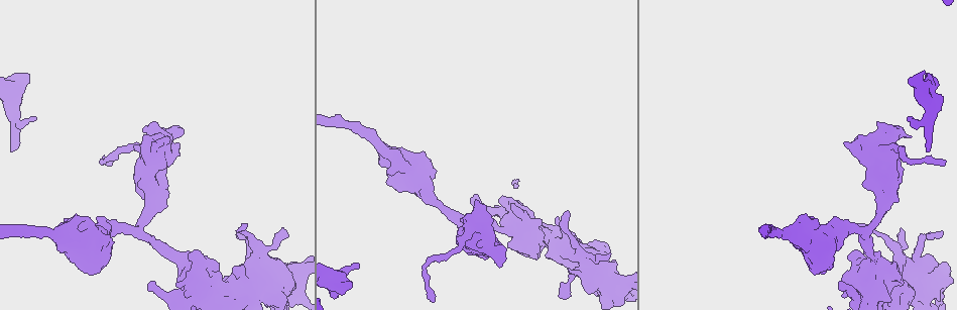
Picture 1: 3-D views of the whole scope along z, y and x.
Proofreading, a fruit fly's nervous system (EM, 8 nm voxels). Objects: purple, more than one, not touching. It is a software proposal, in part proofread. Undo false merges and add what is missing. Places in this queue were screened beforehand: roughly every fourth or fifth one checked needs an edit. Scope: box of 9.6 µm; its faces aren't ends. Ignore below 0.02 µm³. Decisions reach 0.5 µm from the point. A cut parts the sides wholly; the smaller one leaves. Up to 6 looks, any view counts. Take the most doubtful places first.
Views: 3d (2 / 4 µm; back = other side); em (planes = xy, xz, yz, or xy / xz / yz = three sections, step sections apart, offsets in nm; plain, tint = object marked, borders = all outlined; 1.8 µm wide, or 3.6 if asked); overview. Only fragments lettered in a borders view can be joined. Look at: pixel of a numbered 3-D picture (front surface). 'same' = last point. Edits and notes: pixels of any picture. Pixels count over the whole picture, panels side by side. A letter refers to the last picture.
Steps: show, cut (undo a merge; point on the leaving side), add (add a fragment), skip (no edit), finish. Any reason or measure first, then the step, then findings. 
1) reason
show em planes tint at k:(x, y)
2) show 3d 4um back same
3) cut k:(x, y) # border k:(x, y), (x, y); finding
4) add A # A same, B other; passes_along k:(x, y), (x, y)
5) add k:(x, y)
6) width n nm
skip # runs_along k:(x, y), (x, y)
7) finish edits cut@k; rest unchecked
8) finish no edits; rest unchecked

closes a loop
show em 3.6um planes borders at 1:(272, 287)

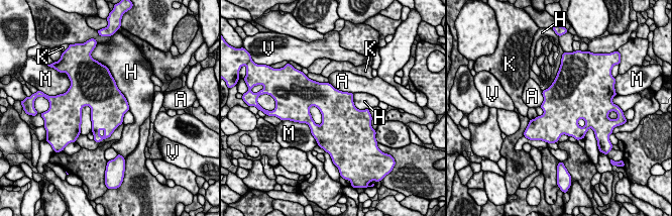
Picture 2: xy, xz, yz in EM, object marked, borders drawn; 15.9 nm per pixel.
skip # A other, H other, K other, M other, V other; border 2:(109, 71), (129, 109); continuous, no second neuron

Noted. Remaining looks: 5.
an open end
show 3d 2um at 1:(927, 151)

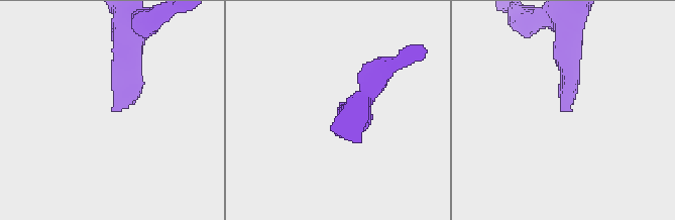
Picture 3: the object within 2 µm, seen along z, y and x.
show em yz step 16 tint at 3:(113, 110)

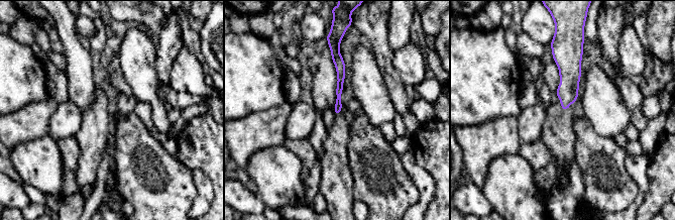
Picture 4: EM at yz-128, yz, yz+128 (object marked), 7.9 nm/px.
show em planes borders same

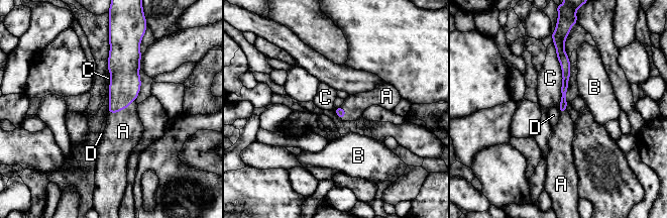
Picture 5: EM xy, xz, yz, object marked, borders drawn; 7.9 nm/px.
longest_contact C 550 nm
add A # A same, B other, C other, D other; passes_along 5:(125, 83), (121, 108), (123, 131); it goes on there

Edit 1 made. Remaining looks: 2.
end of a long branch
show em planes borders at 1:(945, 161)

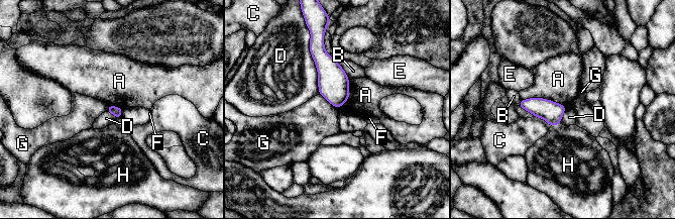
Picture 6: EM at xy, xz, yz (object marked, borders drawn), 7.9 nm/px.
skip # A other, B other, C other, D other, E other, F other, G other, H other; none of them fits

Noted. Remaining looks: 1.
finish edits add@5; rest unchecked

